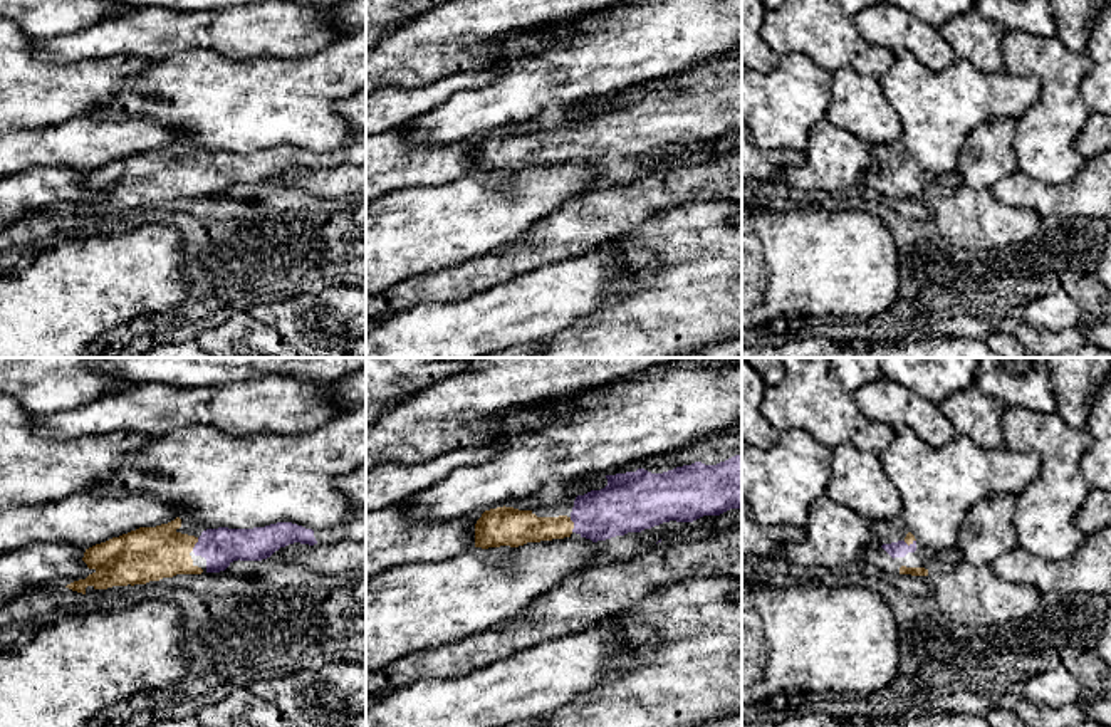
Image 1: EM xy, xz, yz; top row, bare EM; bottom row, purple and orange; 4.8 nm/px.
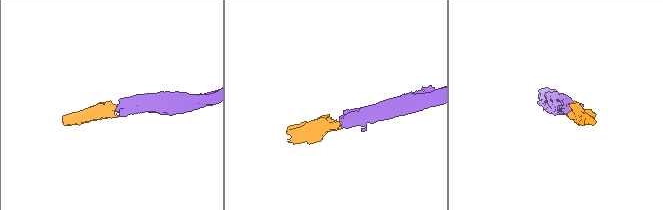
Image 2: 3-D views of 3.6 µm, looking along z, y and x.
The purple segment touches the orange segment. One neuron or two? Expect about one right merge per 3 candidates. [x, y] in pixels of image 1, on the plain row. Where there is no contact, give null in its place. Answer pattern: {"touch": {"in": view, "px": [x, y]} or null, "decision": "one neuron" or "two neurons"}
{"touch": {"in": "xz", "px": [574, 148]}, "decision": "one neuron"}

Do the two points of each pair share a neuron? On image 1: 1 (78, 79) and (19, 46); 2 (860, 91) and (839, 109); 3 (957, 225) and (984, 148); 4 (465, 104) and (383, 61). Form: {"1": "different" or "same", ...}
{"1": "same", "2": "same", "3": "same", "4": "different"}

